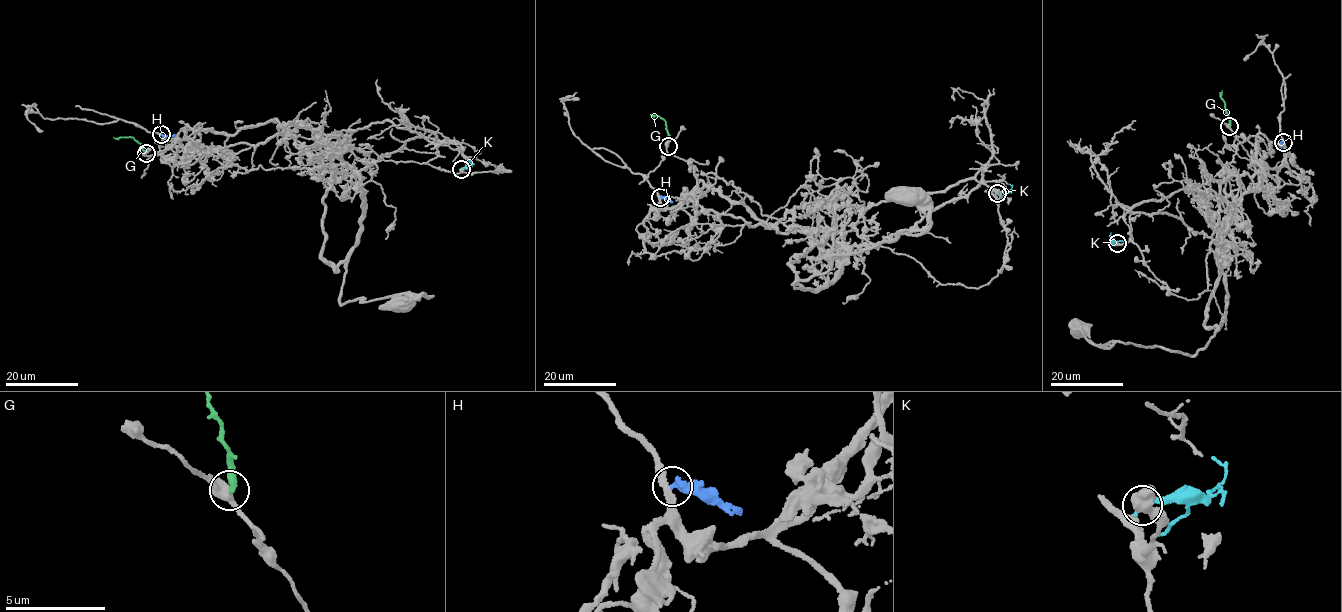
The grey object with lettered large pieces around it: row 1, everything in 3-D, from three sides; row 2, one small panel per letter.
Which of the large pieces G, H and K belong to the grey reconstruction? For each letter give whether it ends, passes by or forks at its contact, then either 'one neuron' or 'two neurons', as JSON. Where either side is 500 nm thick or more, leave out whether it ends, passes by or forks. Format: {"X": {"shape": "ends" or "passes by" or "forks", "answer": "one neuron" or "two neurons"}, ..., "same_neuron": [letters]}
{"G": {"shape": "ends", "answer": "two neurons"}, "H": {"shape": "ends", "answer": "two neurons"}, "K": {"answer": "two neurons"}, "same_neuron": []}

